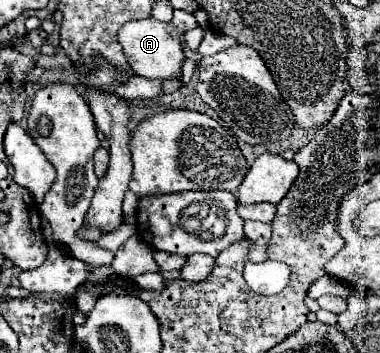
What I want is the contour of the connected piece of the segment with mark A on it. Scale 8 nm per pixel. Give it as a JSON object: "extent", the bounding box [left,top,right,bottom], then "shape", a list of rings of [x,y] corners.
{"extent":[118,18,184,80],"shape":[[[154,18],[126,22],[120,28],[118,42],[122,44],[124,56],[136,74],[144,78],[158,78],[158,80],[180,76],[182,62],[184,62],[184,46],[182,46],[182,36],[176,32],[172,24],[158,22]]]}

